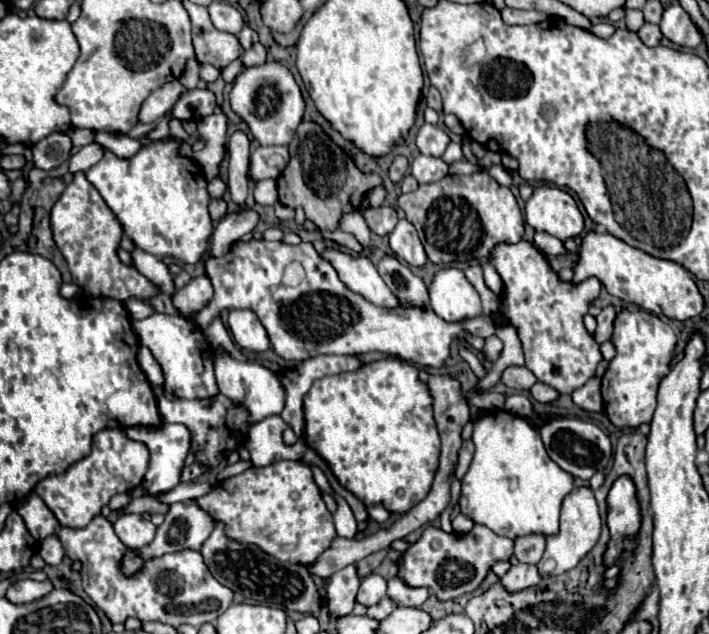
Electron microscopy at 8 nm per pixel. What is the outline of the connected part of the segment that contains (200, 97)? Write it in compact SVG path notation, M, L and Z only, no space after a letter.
M186 90L174 104L172 112L178 120L200 120L210 116L216 108L216 98L210 90Z

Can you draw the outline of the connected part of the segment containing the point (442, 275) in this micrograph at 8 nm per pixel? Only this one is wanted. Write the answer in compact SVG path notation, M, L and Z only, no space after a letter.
M442 268L428 286L430 306L446 322L458 322L482 314L480 296L458 268Z

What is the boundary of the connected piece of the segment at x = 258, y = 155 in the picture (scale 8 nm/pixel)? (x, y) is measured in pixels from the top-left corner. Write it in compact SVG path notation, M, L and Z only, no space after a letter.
M258 146L250 154L248 178L260 182L266 178L278 178L286 168L290 156L286 146Z

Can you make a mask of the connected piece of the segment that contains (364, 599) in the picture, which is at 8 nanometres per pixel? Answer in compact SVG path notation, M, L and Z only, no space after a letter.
M370 574L362 580L356 602L360 602L362 606L374 606L376 602L380 602L380 598L386 596L386 580L382 576Z

